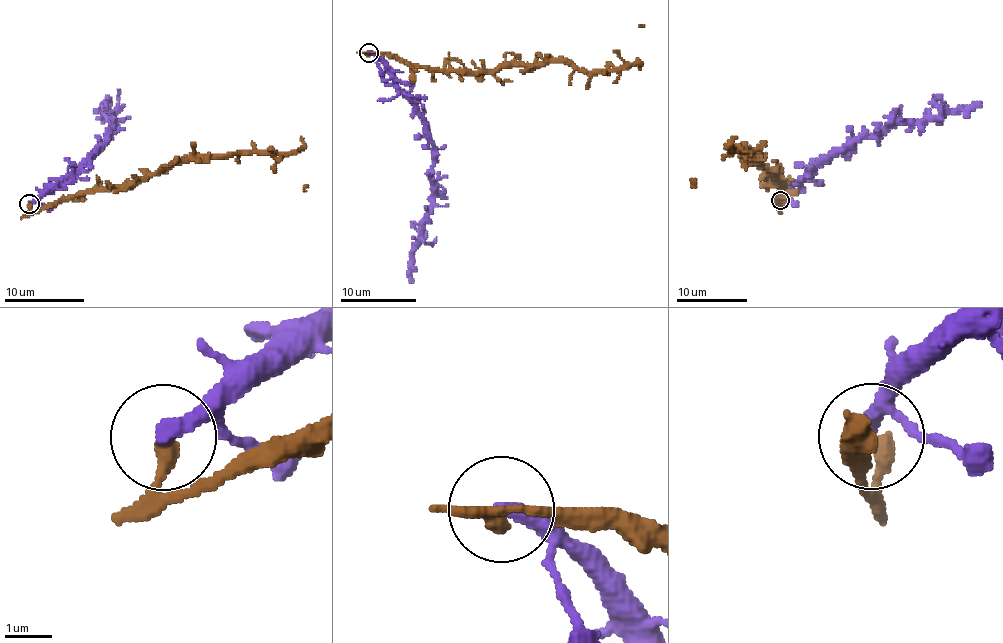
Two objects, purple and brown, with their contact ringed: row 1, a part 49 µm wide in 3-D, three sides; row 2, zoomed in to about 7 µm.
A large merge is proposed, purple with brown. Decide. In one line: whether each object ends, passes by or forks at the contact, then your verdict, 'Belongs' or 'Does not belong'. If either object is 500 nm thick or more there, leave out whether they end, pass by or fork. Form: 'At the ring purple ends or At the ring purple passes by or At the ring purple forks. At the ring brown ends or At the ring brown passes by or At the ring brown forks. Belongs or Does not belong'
At the ring purple ends. At the ring brown ends. Does not belong

